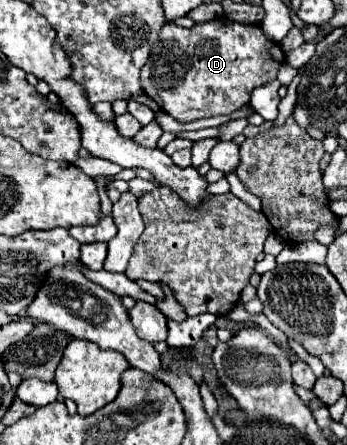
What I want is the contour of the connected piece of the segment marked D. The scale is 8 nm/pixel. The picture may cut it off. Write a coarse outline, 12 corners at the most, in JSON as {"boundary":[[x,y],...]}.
{"boundary":[[225,17],[165,23],[141,87],[181,123],[235,113],[281,47]]}

